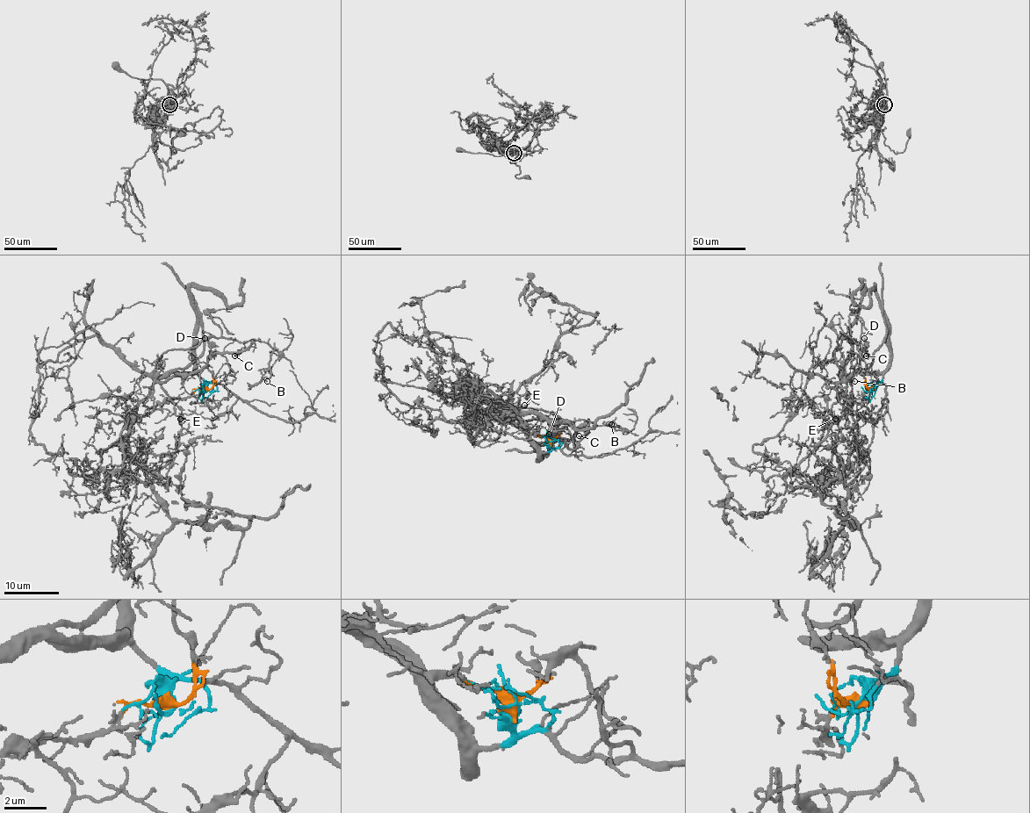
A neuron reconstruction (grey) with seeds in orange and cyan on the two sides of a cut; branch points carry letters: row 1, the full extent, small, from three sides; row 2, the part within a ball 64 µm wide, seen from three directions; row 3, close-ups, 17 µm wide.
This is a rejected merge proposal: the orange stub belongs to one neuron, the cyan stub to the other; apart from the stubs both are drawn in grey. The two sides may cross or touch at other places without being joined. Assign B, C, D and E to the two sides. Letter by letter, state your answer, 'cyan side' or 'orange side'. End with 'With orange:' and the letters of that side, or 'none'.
B: cyan side
C: cyan side
D: orange side
E: cyan side
With orange: D

